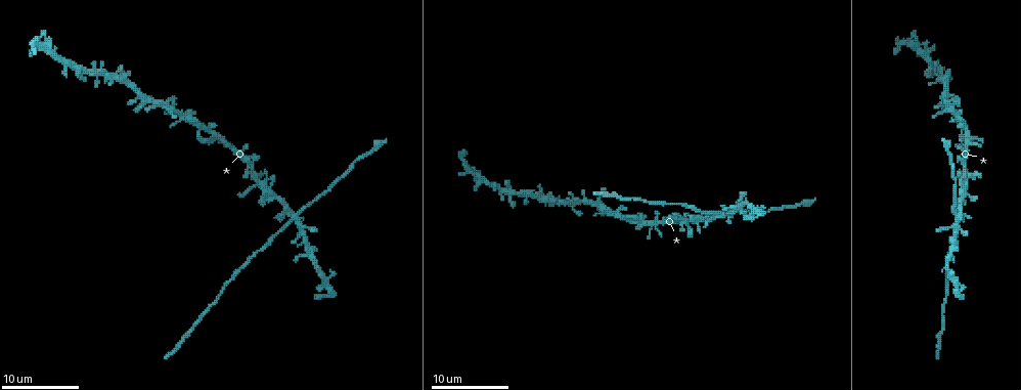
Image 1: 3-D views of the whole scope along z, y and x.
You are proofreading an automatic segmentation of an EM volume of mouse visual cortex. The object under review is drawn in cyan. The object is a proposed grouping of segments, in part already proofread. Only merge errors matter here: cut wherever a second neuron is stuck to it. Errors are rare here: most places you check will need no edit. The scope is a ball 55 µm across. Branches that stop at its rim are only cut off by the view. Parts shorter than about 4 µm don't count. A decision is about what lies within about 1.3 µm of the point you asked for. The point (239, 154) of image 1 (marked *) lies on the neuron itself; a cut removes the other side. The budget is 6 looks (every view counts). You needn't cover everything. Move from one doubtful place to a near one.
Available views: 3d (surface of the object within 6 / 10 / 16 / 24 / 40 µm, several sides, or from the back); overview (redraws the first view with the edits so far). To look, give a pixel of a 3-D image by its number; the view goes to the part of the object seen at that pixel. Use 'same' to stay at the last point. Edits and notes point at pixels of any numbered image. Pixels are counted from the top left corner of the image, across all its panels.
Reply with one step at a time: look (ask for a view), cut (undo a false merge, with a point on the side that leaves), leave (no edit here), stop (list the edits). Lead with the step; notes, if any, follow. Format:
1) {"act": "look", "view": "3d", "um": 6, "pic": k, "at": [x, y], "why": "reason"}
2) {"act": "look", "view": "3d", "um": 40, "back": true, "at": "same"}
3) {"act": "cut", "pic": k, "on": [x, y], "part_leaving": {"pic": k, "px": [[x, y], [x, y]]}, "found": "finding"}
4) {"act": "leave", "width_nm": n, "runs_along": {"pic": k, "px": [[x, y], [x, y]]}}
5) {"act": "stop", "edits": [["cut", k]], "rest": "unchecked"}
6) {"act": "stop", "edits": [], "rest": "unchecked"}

{"act": "look", "view": "3d", "um": 6, "pic": 1, "at": [773, 208], "why": "thick turns thin"}

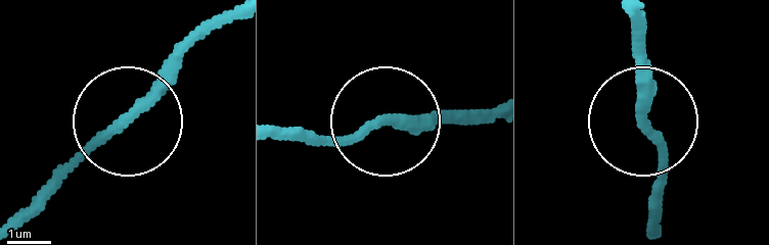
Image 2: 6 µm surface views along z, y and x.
{"act": "leave", "runs_along": {"pic": 2, "px": [[663, 227], [663, 156], [641, 112], [641, 17]]}, "found": "one neuron here"}

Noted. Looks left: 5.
{"act": "look", "view": "3d", "um": 10, "pic": 1, "at": [295, 218], "why": "four or more arms meet"}

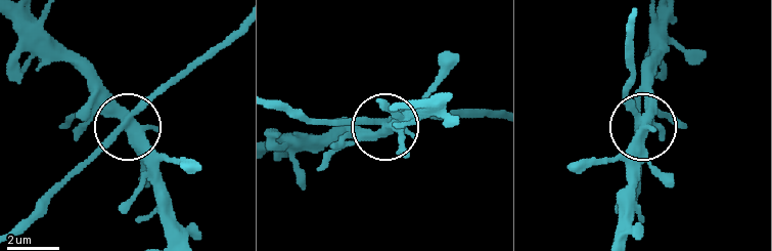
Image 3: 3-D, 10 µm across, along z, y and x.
{"act": "leave", "arms": 5, "runs_along": {"pic": 3, "px": [[31, 19], [123, 119], [132, 144], [161, 175]]}, "found": "all the same neuron"}

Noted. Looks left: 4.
{"act": "look", "view": "3d", "um": 10, "pic": 1, "at": [688, 205], "why": "sudden change in width"}

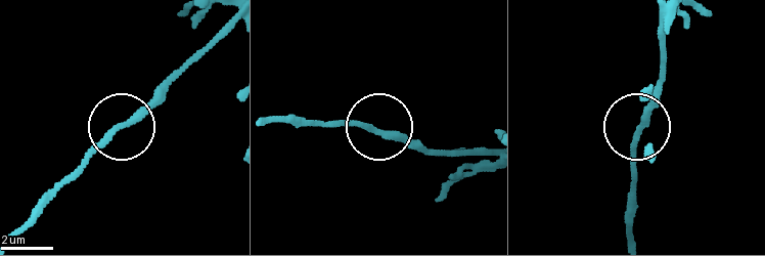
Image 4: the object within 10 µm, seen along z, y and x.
{"act": "look", "view": "3d", "um": 6, "pic": 4, "at": [122, 122]}

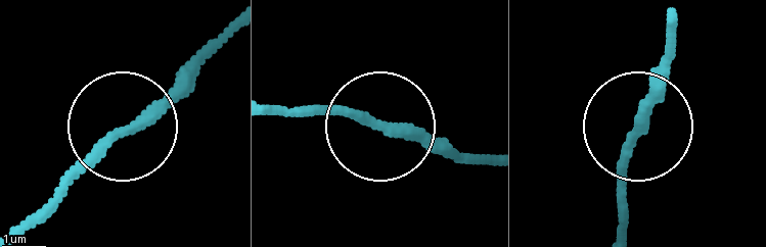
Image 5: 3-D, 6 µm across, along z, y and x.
{"act": "leave", "runs_along": {"pic": 5, "px": [[491, 164], [338, 109], [308, 109]]}, "found": "continuous, no second neuron"}

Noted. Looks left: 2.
{"act": "stop", "edits": [], "rest": "unchecked"}

